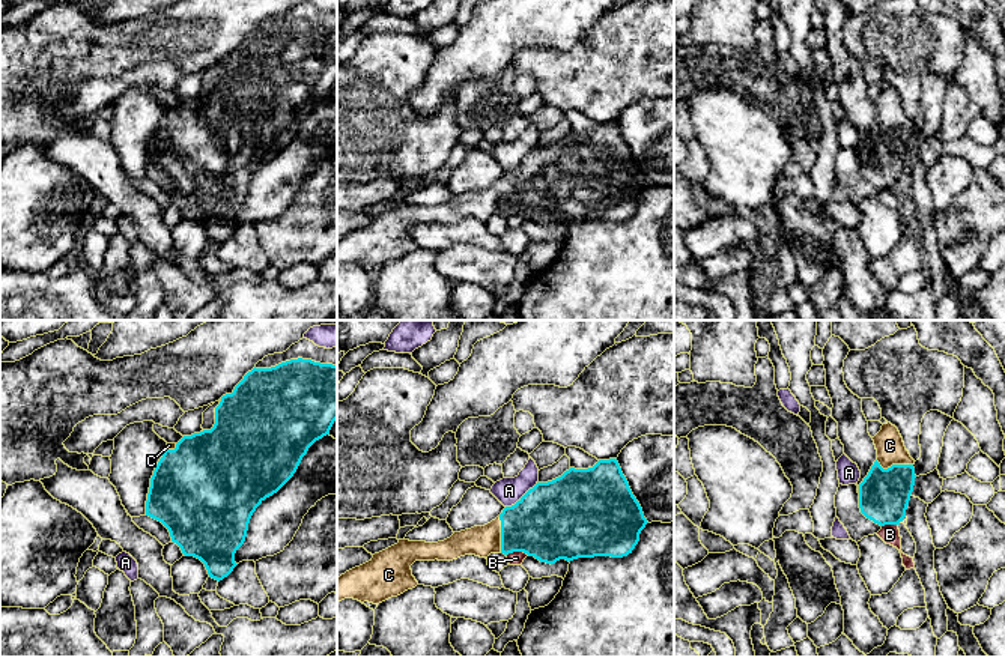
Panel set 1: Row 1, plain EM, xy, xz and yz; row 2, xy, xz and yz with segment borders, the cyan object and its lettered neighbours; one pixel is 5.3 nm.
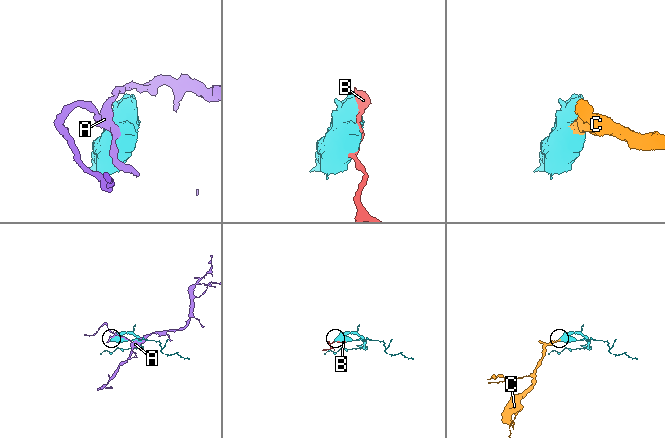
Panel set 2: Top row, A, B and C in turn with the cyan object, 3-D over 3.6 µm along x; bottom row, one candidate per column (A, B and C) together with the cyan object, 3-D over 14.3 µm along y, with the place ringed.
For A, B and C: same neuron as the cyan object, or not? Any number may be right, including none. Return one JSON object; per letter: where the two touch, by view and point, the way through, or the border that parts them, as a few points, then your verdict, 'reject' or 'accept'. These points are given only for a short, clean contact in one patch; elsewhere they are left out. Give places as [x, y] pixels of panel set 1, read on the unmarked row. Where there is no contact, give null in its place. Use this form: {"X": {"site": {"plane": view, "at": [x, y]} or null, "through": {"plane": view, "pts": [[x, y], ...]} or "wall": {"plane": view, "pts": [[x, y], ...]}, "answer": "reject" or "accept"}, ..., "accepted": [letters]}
{"A": {"site": {"plane": "xz", "at": [522, 160]}, "wall": {"plane": "xz", "pts": [[537, 146], [506, 170]]}, "answer": "reject"}, "B": {"site": {"plane": "xz", "at": [518, 214]}, "answer": "reject"}, "C": {"site": {"plane": "yz", "at": [894, 128]}, "through": {"plane": "yz", "pts": [[883, 158], [892, 140], [894, 128], [889, 108]]}, "answer": "accept"}, "accepted": ["C"]}

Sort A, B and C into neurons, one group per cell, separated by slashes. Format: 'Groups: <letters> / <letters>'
Groups: A / B / C

